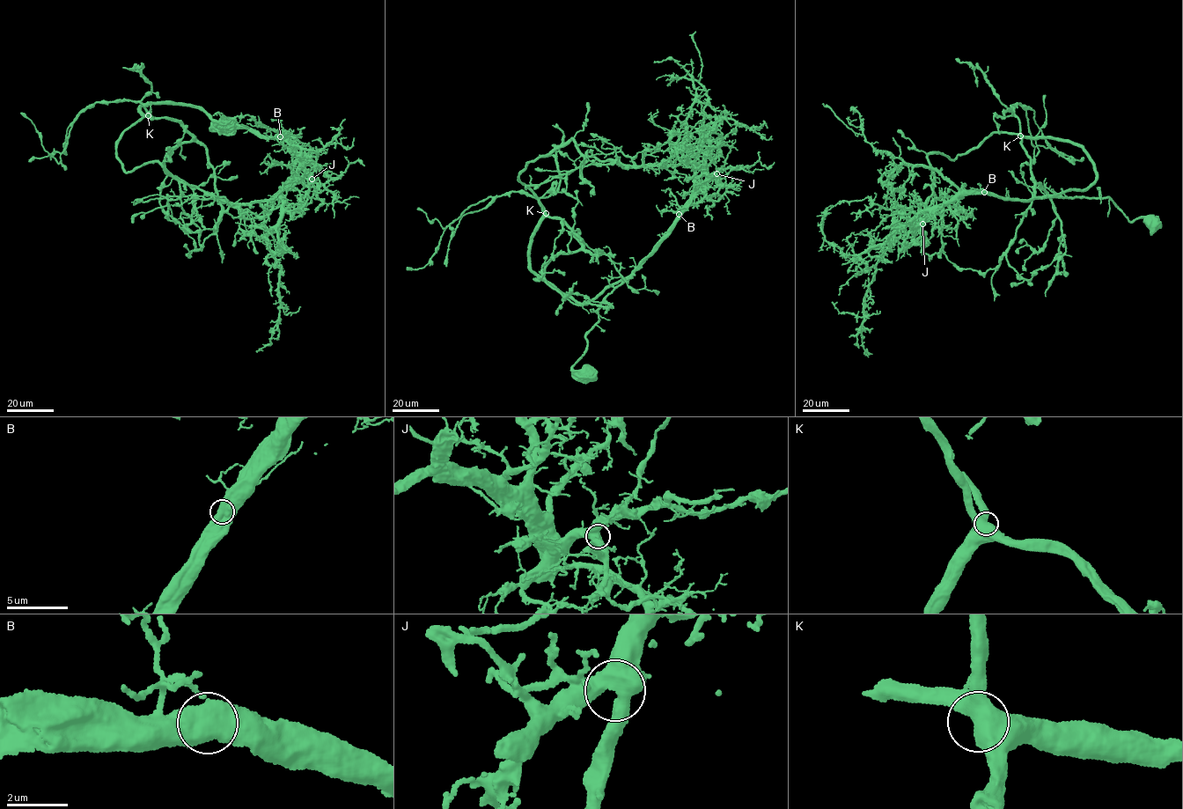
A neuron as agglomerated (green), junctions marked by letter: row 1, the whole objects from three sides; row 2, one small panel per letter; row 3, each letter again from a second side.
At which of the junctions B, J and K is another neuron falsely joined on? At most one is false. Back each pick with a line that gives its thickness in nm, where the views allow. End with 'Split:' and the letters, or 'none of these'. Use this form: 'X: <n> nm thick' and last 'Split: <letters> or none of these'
Split: none of these

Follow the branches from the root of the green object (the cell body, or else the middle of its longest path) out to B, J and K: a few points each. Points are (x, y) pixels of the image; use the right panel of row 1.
B: (1153, 225), (1149, 226), (1151, 223), (1144, 217), (1131, 221), (1108, 198), (1048, 197), (1024, 202), (984, 192)
J: (1153, 225), (1144, 217), (1131, 221), (1108, 198), (1024, 202), (986, 193), (957, 194), (922, 224)
K: (1153, 225), (1144, 217), (1131, 221), (1108, 198), (1060, 195), (1094, 180), (1087, 154), (1066, 141), (1020, 136)

